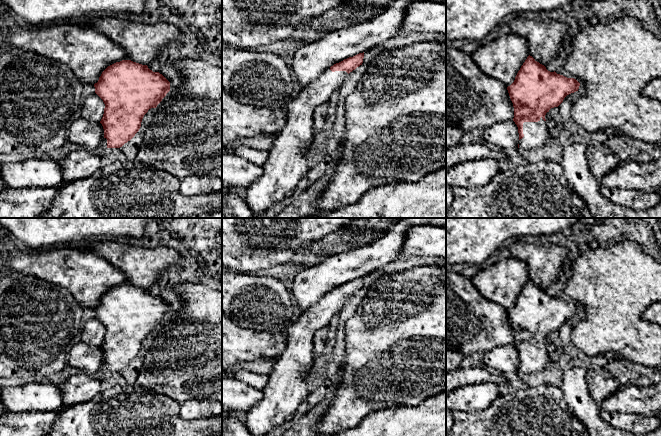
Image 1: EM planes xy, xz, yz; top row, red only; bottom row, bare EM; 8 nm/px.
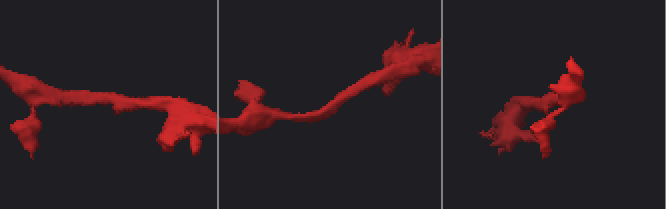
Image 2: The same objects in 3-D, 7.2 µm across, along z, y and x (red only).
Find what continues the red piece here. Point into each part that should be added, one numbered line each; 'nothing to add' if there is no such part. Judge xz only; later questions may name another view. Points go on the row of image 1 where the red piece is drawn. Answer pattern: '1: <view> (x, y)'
1: xz (286, 165)

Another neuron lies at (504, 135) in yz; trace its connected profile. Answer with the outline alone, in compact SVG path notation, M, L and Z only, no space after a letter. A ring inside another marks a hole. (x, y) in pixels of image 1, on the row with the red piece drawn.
M513 120L498 122L483 129L482 139L486 144L495 146L503 151L518 148L518 127Z

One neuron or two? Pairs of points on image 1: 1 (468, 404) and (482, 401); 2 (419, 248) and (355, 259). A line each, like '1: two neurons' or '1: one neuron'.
1: one neuron
2: two neurons

